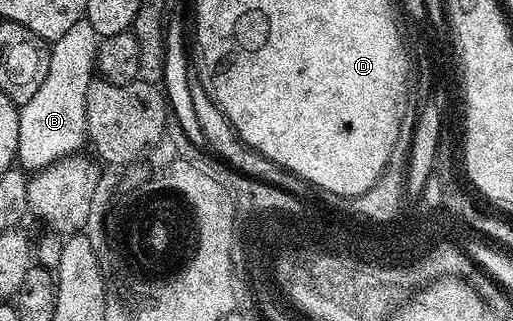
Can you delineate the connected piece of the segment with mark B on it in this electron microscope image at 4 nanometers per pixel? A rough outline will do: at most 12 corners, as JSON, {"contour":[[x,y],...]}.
{"contour":[[81,19],[50,45],[18,109],[17,160],[45,169],[86,145],[99,42]]}

